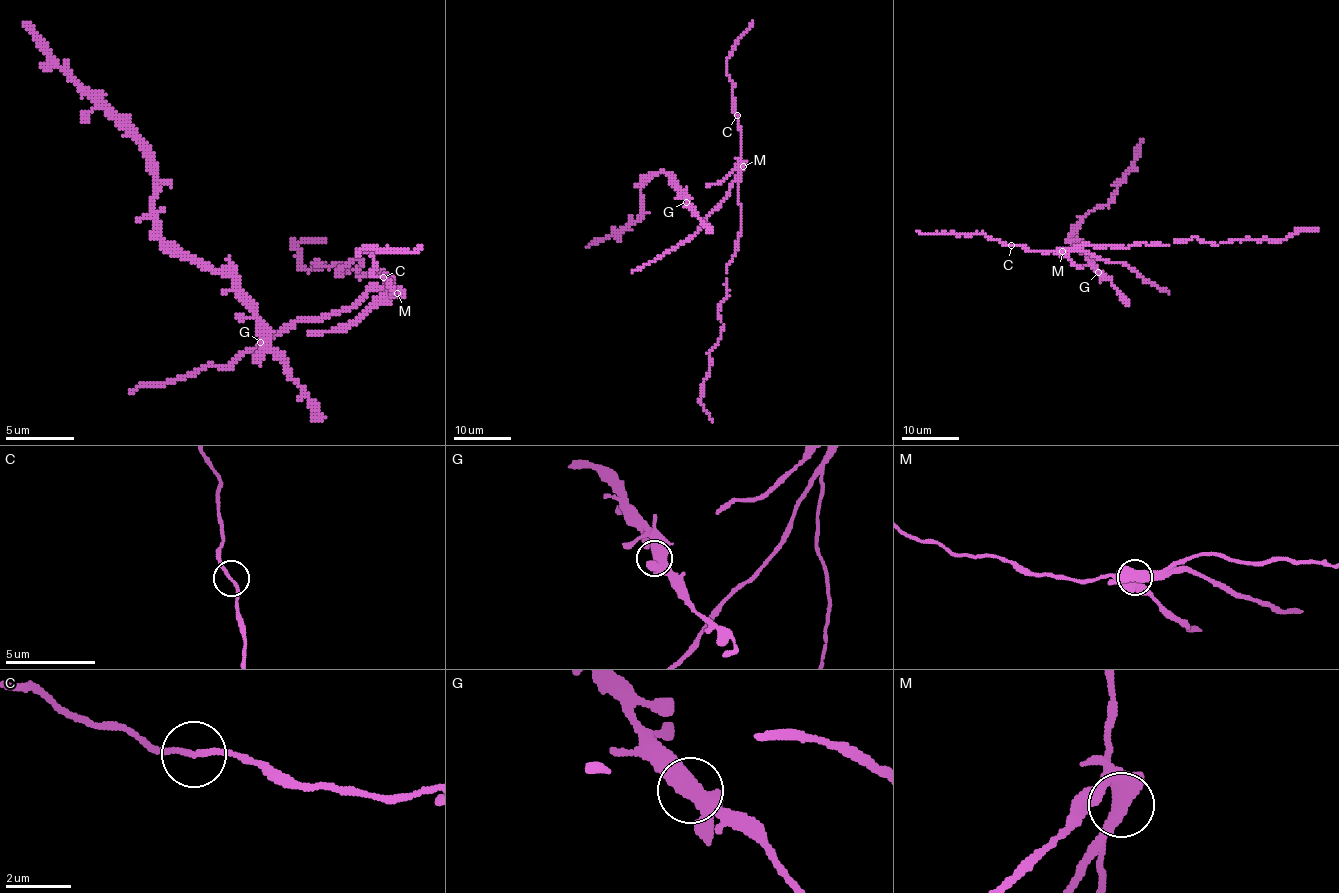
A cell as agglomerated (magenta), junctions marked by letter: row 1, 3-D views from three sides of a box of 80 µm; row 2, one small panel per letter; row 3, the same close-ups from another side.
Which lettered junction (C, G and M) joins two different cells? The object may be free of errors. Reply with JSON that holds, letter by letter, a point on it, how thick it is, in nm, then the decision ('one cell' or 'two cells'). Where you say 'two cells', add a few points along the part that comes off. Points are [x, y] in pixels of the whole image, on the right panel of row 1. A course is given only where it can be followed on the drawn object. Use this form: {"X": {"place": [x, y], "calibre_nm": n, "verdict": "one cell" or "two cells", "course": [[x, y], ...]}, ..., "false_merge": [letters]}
{"C": {"place": [1011, 245], "calibre_nm": 170, "verdict": "one cell"}, "G": {"place": [1098, 272], "calibre_nm": 440, "verdict": "one cell"}, "M": {"place": [1062, 251], "calibre_nm": 440, "verdict": "two cells", "course": [[1062, 252], [1079, 250], [1109, 262], [1125, 263], [1145, 282], [1151, 282], [1168, 293]]}, "false_merge": ["M"]}

